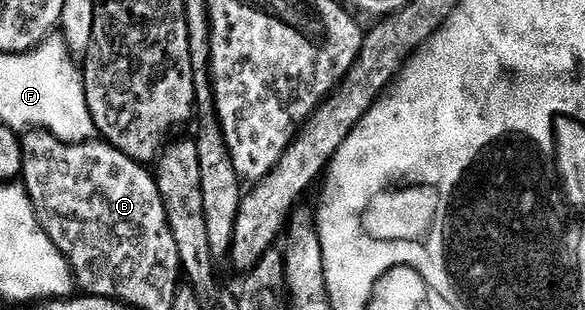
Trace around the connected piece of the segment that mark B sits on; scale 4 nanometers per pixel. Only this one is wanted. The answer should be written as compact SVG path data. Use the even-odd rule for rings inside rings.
M34 128L27 130L21 136L22 149L24 155L22 181L32 198L37 213L41 219L41 225L45 232L51 236L56 231L171 231L169 227L169 217L165 209L165 201L158 189L157 181L153 172L143 163L134 161L133 158L126 157L117 147L109 143L93 139L80 144L65 144L59 140L53 130L49 128Z

